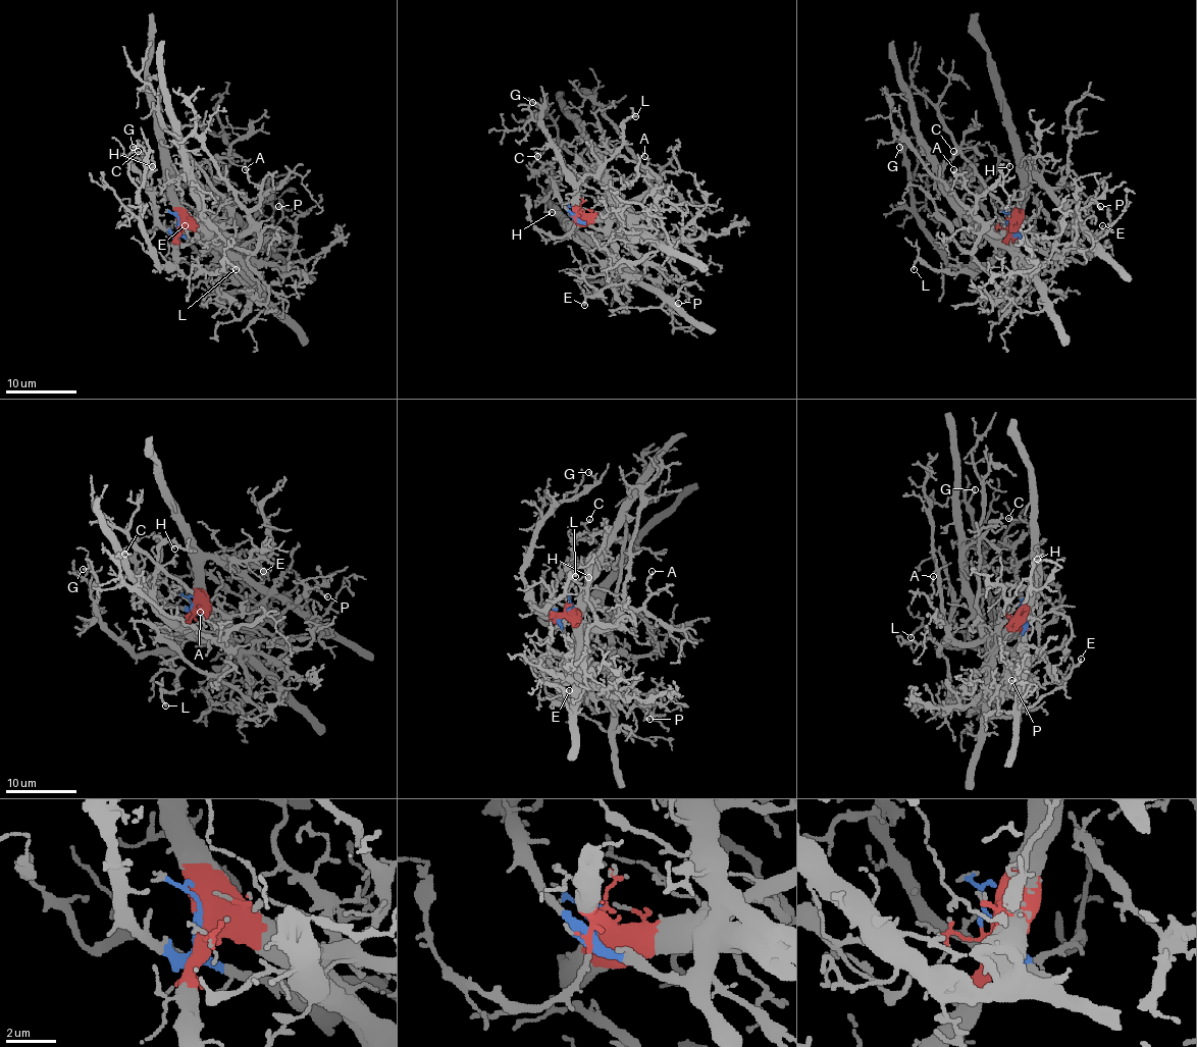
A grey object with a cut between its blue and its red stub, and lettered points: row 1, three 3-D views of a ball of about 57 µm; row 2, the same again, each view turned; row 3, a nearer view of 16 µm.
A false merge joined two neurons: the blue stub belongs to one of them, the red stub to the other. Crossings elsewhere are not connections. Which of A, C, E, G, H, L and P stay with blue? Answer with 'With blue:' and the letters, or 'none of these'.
With blue: C, E, H, P

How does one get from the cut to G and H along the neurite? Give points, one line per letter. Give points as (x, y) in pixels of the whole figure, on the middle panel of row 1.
G: (577, 214), (572, 174), (556, 153), (538, 116), (545, 107), (538, 107), (532, 102)
H: (577, 214), (575, 217), (551, 181), (549, 195), (543, 200), (545, 209), (553, 212)

